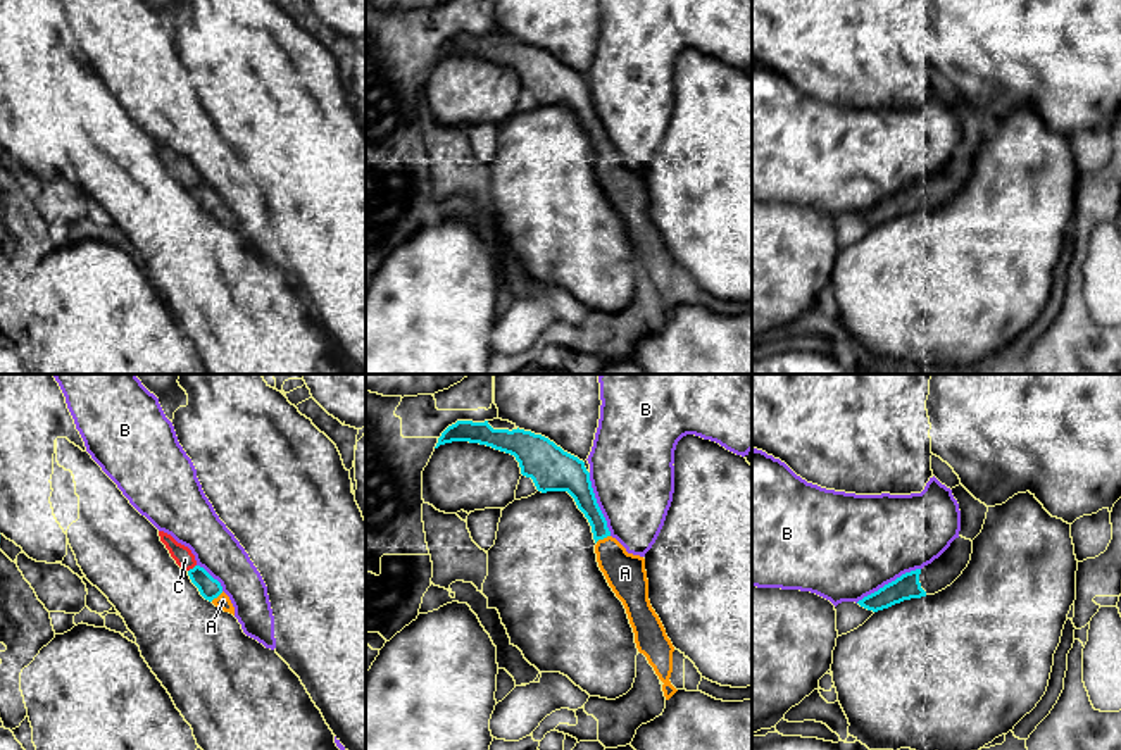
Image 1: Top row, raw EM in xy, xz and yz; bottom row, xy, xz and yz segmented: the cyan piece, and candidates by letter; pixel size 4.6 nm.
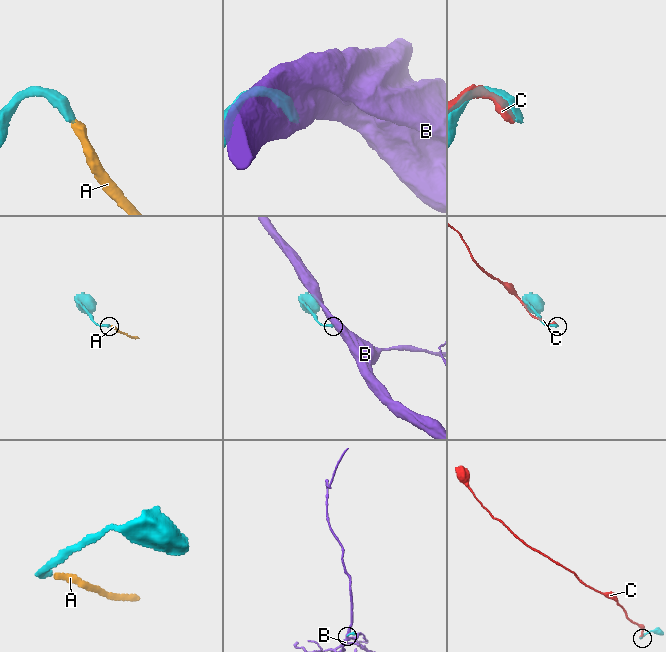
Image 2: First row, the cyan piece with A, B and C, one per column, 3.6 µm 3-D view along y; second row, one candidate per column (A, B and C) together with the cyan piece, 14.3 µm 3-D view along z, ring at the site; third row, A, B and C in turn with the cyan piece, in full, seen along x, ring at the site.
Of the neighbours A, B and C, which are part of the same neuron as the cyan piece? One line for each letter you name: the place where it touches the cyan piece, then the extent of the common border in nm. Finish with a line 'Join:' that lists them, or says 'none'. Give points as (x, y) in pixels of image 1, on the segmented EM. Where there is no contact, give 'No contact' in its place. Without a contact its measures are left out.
A: Touches cyan at xz (602, 538). Shared border 80 nm
Join: A

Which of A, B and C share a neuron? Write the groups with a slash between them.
A / B / C

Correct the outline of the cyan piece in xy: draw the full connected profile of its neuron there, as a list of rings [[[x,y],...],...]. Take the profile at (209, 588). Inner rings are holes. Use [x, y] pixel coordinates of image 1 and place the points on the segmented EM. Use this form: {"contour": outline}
{"contour": [[[195,566],[188,571],[188,576],[205,600],[235,616],[235,607],[229,597],[222,591],[221,583],[214,579],[204,567]]]}

